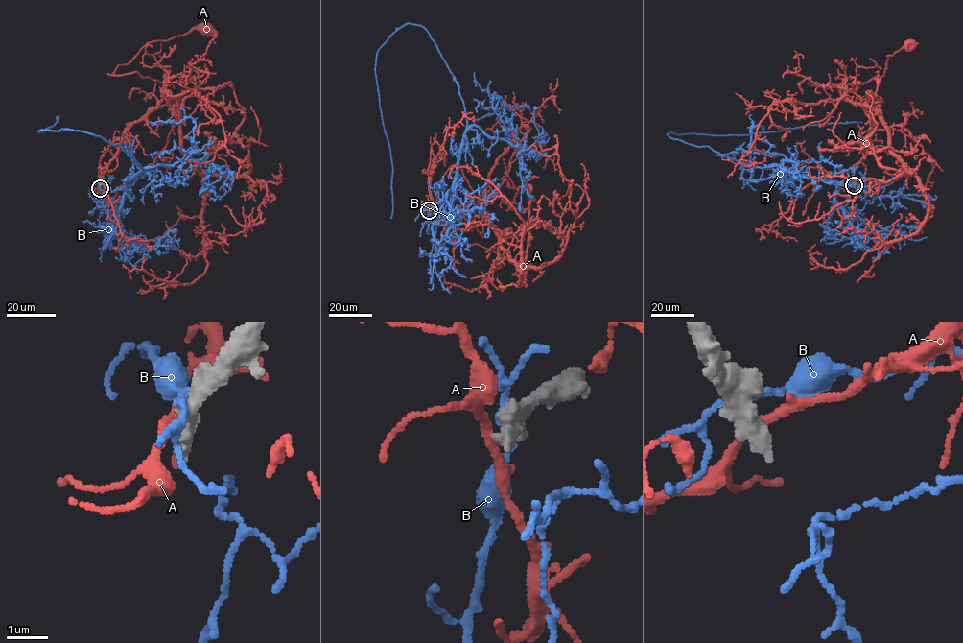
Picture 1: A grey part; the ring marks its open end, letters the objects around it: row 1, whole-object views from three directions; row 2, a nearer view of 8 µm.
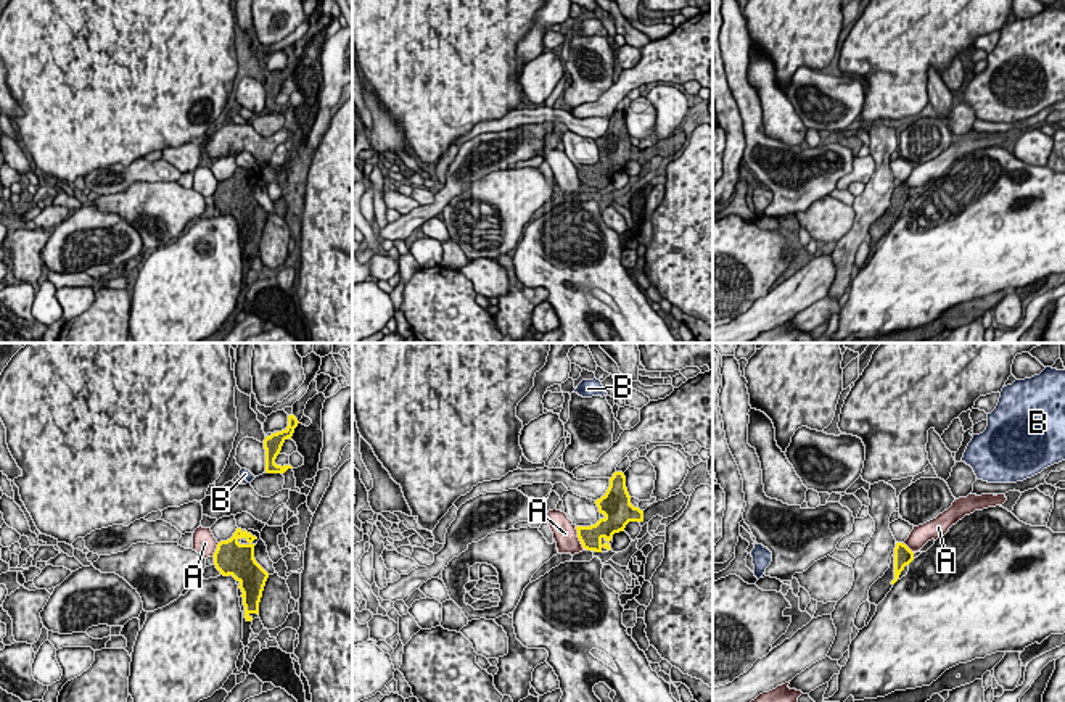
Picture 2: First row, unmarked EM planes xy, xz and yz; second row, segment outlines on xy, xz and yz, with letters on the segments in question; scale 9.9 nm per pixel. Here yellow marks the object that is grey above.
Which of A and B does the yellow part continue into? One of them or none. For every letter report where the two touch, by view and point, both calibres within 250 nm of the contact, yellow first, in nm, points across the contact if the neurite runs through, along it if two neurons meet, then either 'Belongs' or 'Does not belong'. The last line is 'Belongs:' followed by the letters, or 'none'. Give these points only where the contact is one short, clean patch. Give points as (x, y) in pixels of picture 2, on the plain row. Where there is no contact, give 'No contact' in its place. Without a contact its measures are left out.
A: Touches yellow at xz (578, 176). Thickness 220 nm (yellow) against 240 nm. Boundary: xz (575, 166), (576, 176), (584, 187). Does not belong
B: No contact. Does not belong
Belongs: none

